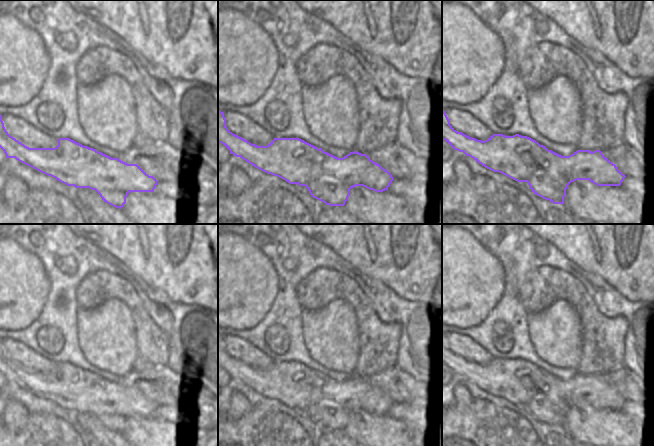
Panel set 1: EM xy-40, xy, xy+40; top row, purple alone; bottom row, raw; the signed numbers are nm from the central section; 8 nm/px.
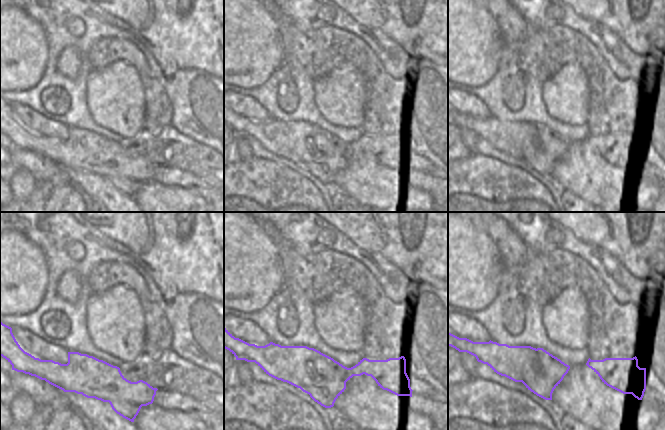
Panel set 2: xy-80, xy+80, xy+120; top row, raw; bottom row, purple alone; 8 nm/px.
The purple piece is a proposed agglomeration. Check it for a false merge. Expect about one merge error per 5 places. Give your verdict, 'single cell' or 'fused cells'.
fused cells

